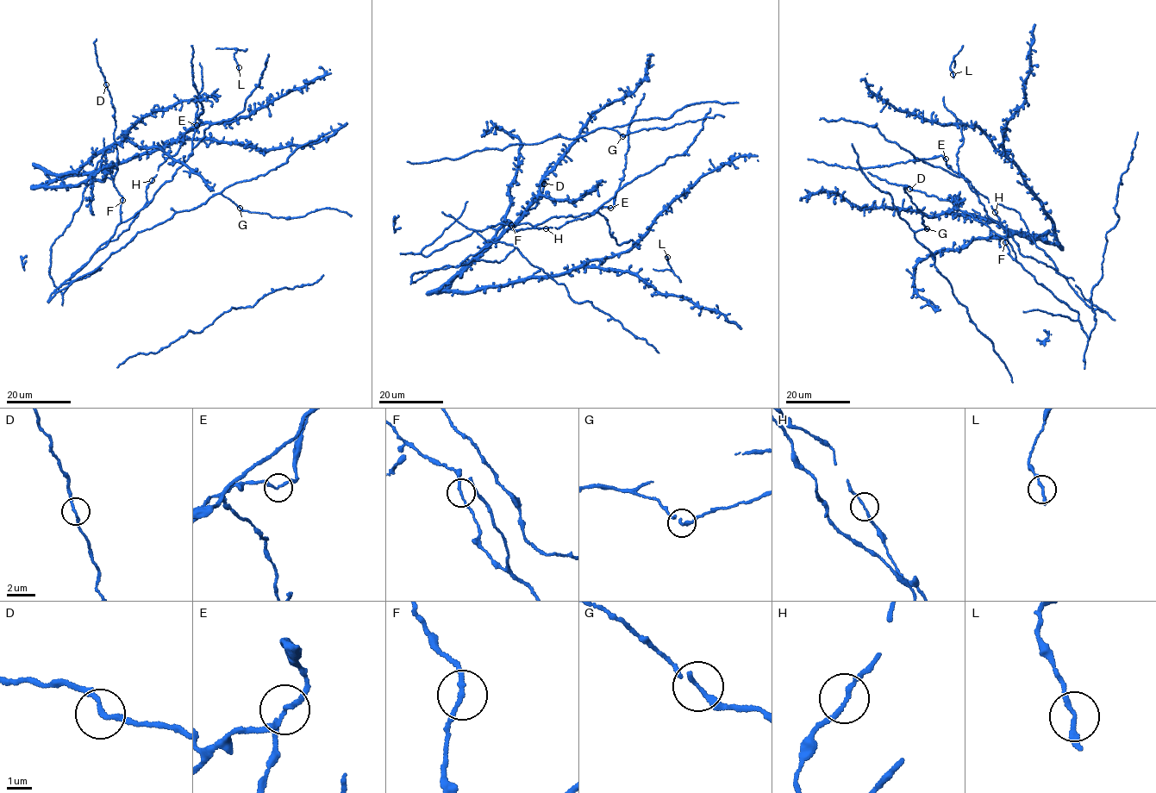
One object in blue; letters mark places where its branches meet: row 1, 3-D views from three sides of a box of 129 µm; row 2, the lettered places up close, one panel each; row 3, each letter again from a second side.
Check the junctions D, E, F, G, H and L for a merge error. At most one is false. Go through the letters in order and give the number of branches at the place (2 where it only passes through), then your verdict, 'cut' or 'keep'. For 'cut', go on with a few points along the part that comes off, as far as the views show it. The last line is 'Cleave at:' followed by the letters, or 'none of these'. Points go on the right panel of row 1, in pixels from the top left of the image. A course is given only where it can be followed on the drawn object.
D: 2 | keep
E: 2 | keep
F: 2 | keep
G: 2 | keep
H: 2 | keep
L: 2 | keep
Cleave at: none of these

